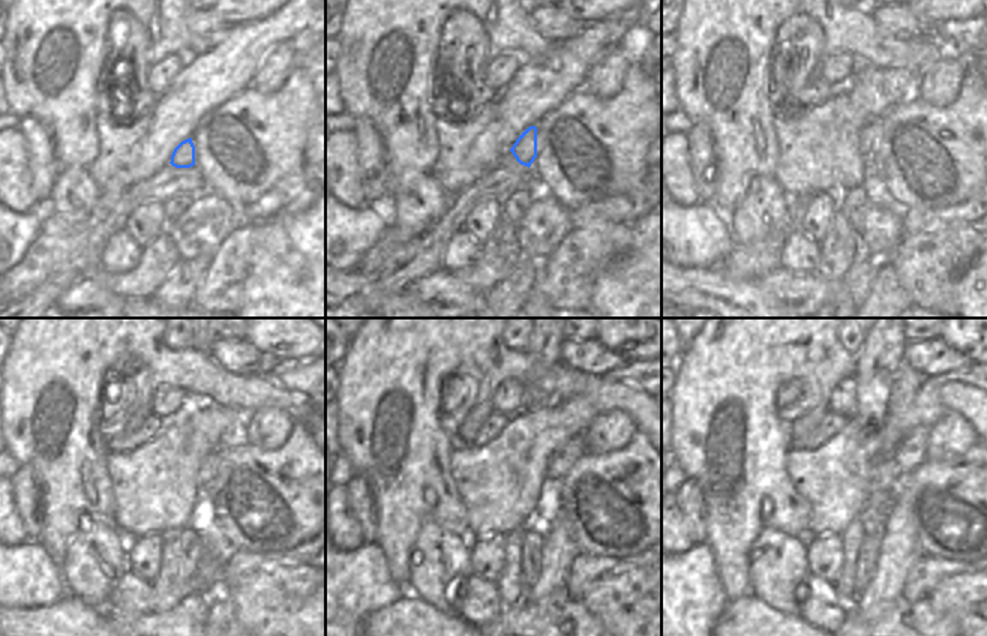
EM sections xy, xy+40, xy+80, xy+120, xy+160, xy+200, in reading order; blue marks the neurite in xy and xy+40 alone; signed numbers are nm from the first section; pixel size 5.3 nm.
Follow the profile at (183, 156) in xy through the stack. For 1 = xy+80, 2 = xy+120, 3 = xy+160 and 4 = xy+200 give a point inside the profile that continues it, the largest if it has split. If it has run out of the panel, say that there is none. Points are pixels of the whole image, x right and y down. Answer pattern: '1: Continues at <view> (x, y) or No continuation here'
1: Continues at xy+80 (870, 135)
2: Continues at xy+120 (207, 470)
3: Continues at xy+160 (561, 461)
4: Continues at xy+200 (911, 452).

